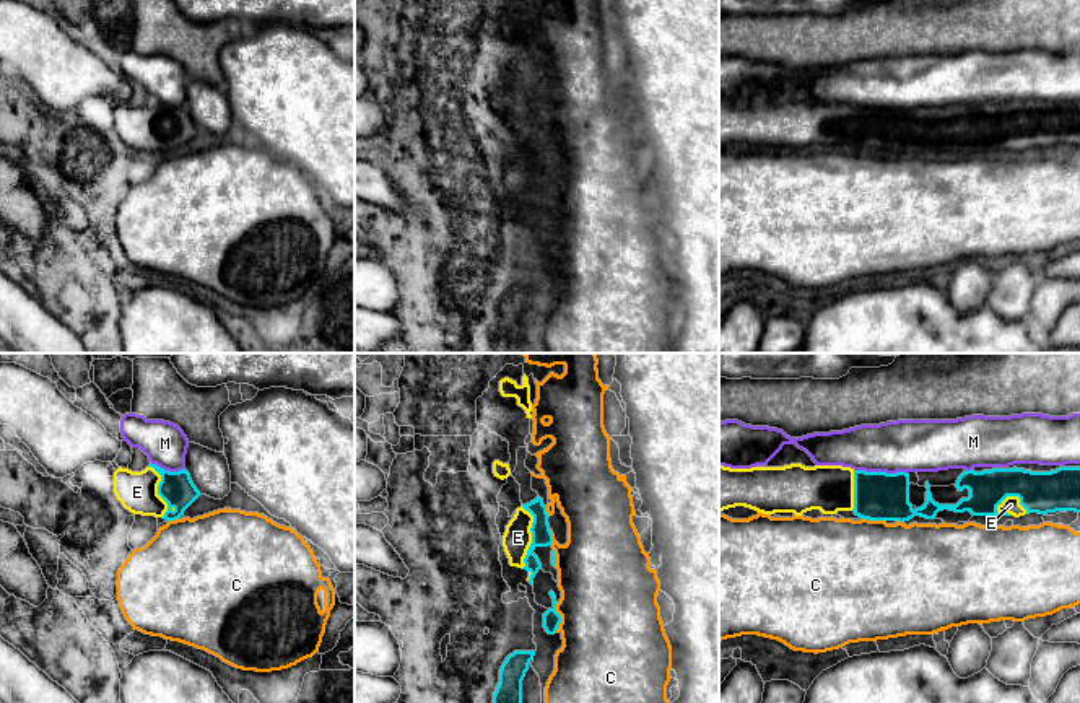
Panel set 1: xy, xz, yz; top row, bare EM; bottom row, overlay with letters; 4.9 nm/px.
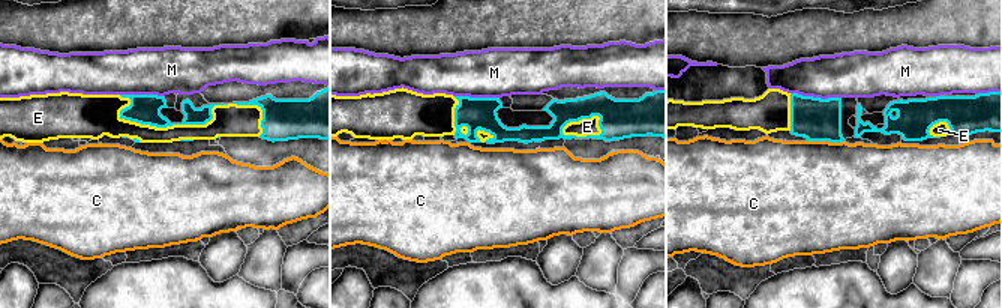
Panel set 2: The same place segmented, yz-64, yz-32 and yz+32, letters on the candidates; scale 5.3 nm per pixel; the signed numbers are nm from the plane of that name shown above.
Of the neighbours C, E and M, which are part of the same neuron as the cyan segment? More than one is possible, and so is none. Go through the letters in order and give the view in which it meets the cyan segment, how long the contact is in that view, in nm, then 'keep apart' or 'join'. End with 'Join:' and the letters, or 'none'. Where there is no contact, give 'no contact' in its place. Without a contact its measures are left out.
C: xz | 150 nm | keep apart
E: xz | 320 nm | join
M: yz | 280 nm | keep apart
Join: E

